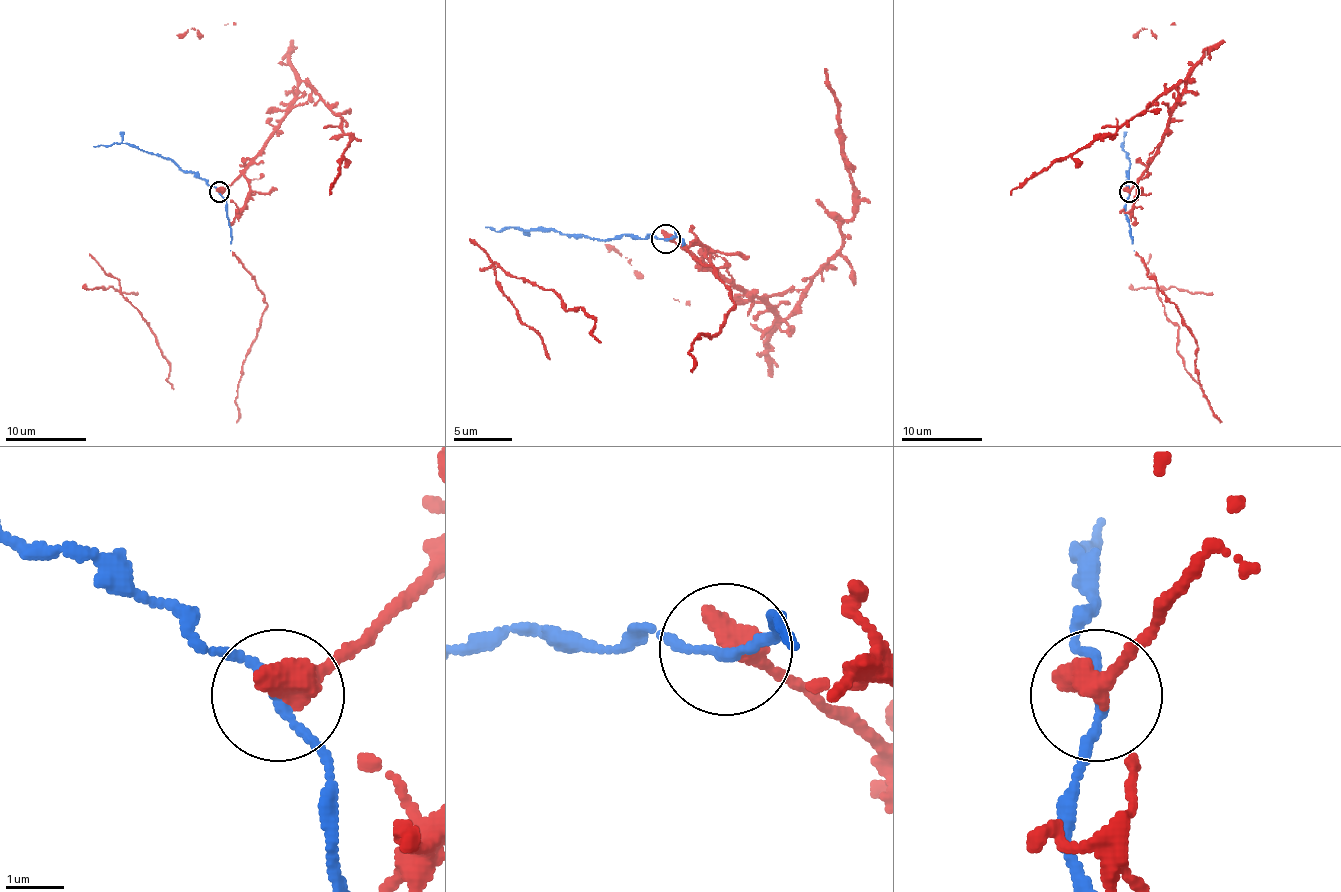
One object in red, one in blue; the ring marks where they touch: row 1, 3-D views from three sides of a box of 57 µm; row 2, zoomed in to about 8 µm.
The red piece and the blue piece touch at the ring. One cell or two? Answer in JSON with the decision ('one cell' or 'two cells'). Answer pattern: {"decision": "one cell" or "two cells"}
{"decision": "one cell"}

